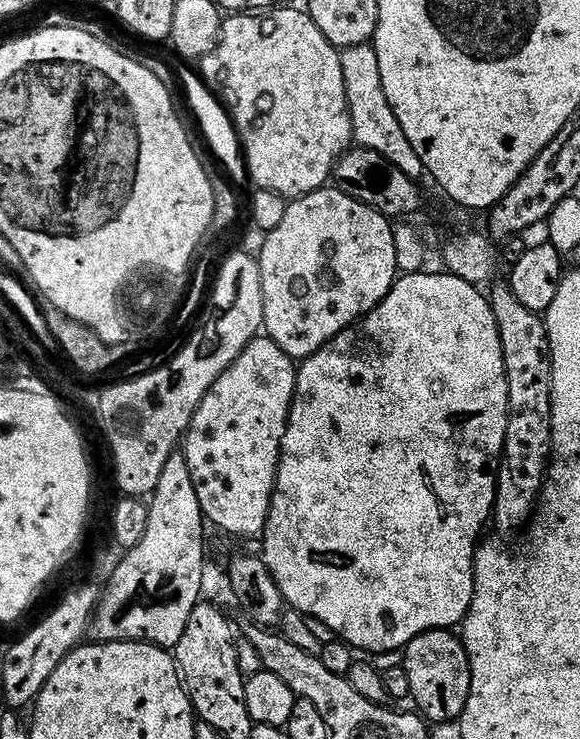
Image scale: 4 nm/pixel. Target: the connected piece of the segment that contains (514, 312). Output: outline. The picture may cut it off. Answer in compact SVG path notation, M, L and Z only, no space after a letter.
M506 284L490 292L490 303L505 346L504 361L508 368L511 405L516 409L515 417L519 420L551 420L556 412L552 398L556 375L545 319L539 313L522 306L511 287Z

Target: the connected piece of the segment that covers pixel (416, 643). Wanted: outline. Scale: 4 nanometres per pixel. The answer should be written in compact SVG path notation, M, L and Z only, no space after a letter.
M448 630L427 632L411 640L402 652L408 688L416 699L415 707L429 721L459 721L468 706L468 695L472 692L472 663L468 660L468 651L464 649L463 639L452 635L456 634Z

